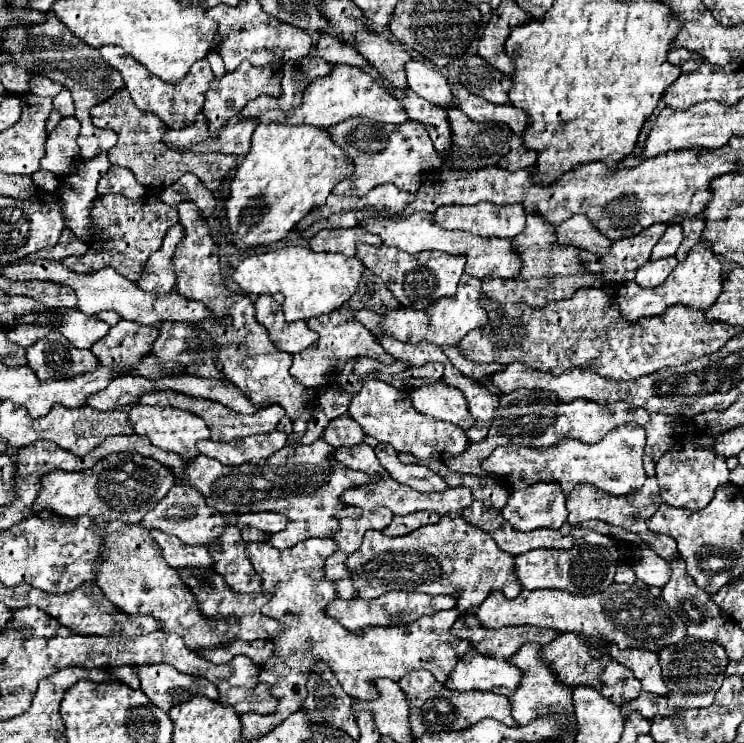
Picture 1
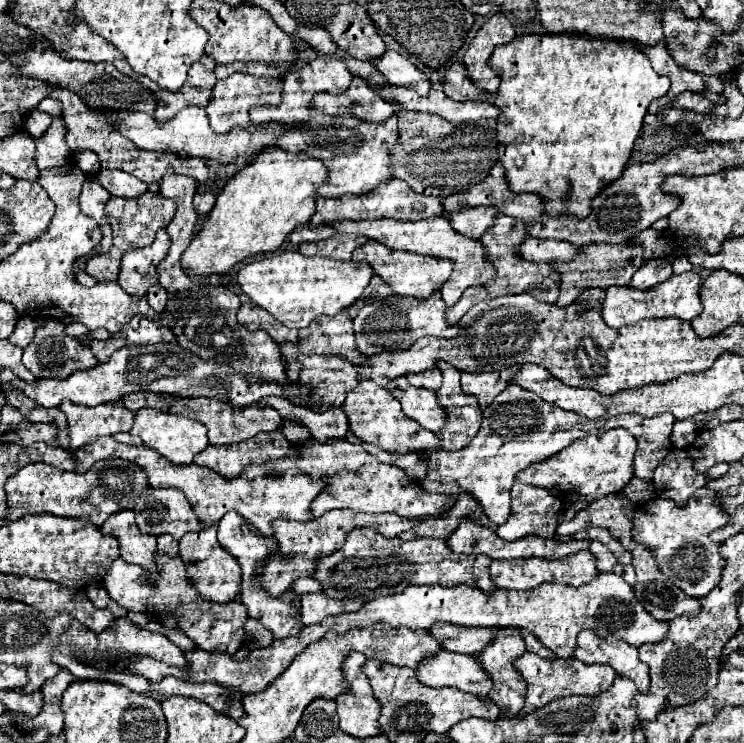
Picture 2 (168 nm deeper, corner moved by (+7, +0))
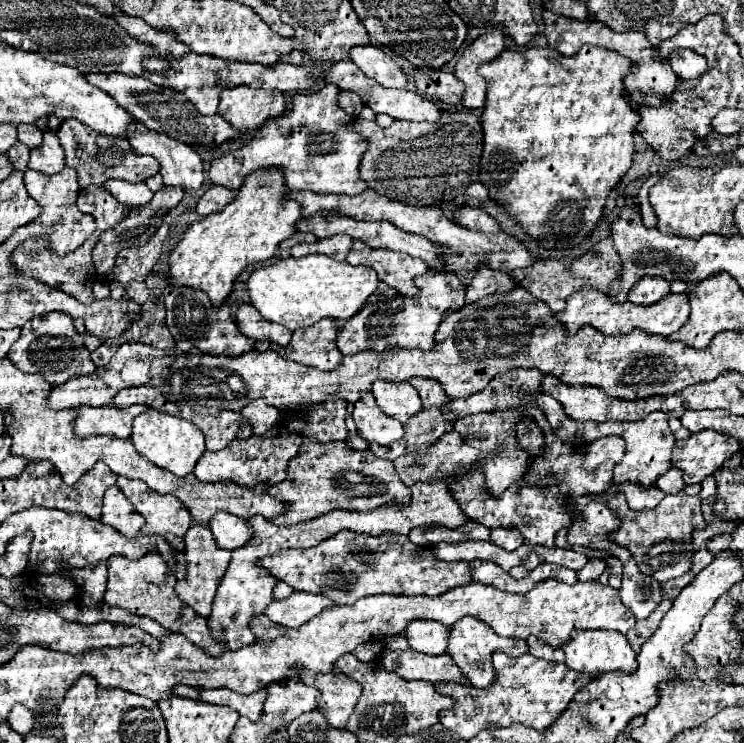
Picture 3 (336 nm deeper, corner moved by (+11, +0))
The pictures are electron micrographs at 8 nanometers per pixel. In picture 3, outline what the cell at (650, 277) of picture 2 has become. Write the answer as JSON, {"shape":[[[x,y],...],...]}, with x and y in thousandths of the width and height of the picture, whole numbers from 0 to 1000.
{"shape":[[[866,373],[852,384],[844,402],[855,410],[879,410],[879,408],[890,405],[898,394],[901,394],[901,384],[892,376]]]}

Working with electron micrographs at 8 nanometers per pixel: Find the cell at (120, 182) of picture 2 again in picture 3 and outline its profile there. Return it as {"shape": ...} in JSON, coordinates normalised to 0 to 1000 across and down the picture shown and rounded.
{"shape":[[[151,241],[142,246],[142,254],[167,276],[177,276],[177,279],[188,279],[194,273],[199,273],[204,268],[204,257],[196,252],[196,246],[172,246],[172,244],[159,244]]]}

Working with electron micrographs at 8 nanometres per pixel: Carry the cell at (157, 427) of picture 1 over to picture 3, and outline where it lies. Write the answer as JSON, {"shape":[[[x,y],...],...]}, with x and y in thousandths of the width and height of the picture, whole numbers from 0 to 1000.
{"shape":[[[199,550],[194,559],[185,559],[180,564],[177,596],[191,615],[196,615],[199,620],[204,620],[207,626],[212,626],[218,631],[226,631],[228,637],[234,637],[239,642],[250,642],[253,637],[258,637],[266,618],[277,607],[274,585],[261,569],[226,559],[226,556],[218,556],[218,553],[210,553],[210,550]]]}

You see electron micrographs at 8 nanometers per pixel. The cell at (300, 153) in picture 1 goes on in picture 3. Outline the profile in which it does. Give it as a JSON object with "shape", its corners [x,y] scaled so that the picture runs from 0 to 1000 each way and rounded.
{"shape":[[[344,230],[333,238],[333,244],[328,244],[328,249],[320,254],[317,260],[317,268],[301,279],[298,287],[290,287],[290,289],[280,289],[280,292],[269,292],[266,297],[261,297],[255,303],[255,308],[250,311],[247,322],[237,330],[237,335],[228,341],[228,362],[226,362],[226,370],[228,370],[228,378],[234,386],[258,386],[258,389],[269,389],[274,392],[285,410],[288,413],[296,413],[306,397],[315,392],[315,381],[317,381],[317,373],[333,359],[333,357],[344,357],[349,351],[360,351],[376,324],[382,322],[390,322],[398,311],[398,297],[403,295],[403,279],[398,271],[387,271],[382,268],[382,260],[387,257],[387,252],[382,252],[382,244],[376,241],[376,230]]]}

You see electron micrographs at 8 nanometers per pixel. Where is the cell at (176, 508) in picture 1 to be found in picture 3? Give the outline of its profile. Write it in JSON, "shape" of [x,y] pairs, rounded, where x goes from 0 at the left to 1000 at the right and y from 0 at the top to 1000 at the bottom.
{"shape":[[[159,642],[156,653],[196,699],[191,717],[234,717],[239,723],[247,723],[255,712],[255,690],[234,666],[210,666],[207,661],[202,661],[199,653],[194,653],[185,645]]]}

